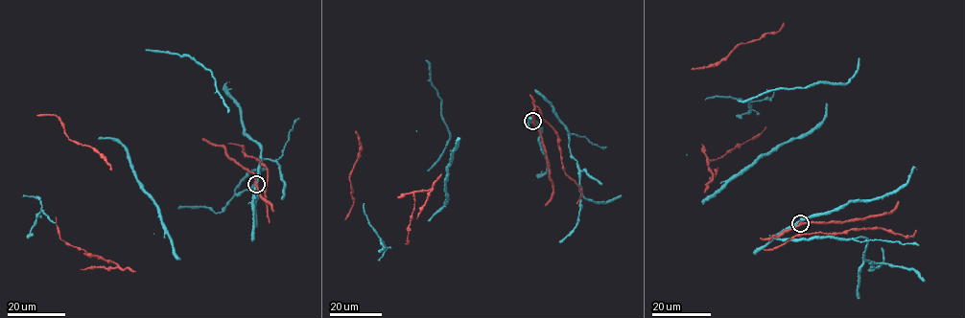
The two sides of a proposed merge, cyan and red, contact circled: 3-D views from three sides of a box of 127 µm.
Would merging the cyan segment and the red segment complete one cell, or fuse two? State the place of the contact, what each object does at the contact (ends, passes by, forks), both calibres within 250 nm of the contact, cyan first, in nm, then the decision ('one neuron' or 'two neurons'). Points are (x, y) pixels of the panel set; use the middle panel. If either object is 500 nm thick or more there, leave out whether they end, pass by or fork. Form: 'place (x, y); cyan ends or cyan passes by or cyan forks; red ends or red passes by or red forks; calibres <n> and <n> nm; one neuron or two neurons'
place (532, 121); calibres 600 and 550 nm; one neuron

